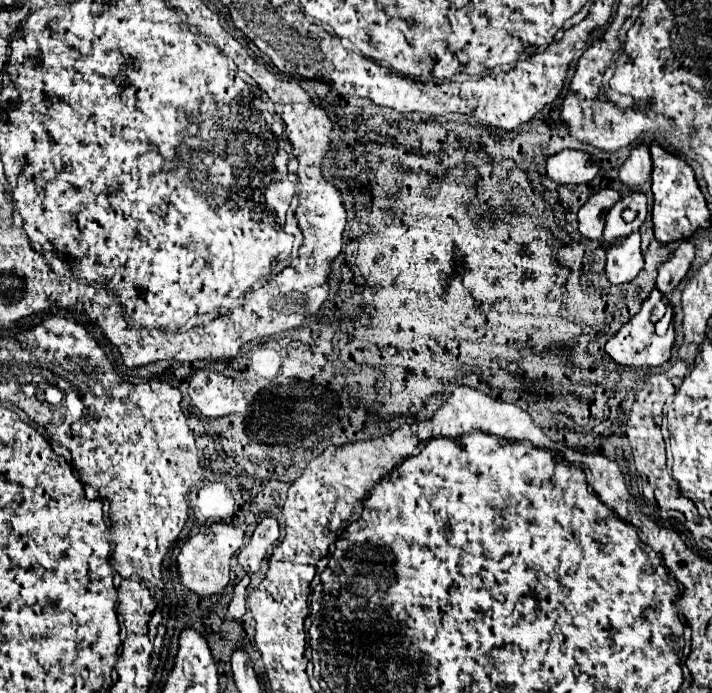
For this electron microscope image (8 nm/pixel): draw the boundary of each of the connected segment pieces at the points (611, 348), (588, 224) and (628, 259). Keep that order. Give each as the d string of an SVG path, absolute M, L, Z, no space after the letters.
M657 288L649 294L649 298L643 302L641 310L627 322L623 324L623 328L607 342L605 350L607 354L617 362L617 364L629 364L629 366L661 366L669 360L671 356L671 348L673 348L673 340L675 340L675 330L673 326L669 326L669 330L665 332L665 336L657 336L655 334L655 324L663 318L663 314L669 308L669 300L665 294L661 294Z
M611 188L595 192L579 210L579 230L581 230L581 234L591 238L591 240L599 240L603 236L605 216L607 216L609 208L619 198L621 198L621 194L617 190L611 190Z
M639 232L609 244L607 248L607 278L611 284L631 282L643 268L643 256L639 250Z

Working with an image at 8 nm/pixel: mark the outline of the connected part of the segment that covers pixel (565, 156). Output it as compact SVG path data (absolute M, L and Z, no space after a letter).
M561 150L547 160L547 176L557 184L587 184L597 172L597 164L589 164L589 154L581 150Z

